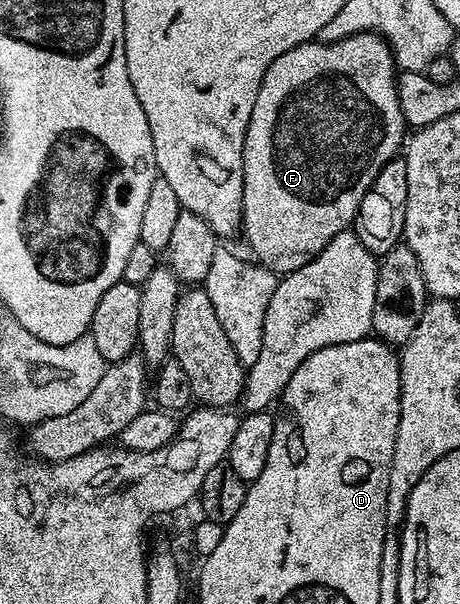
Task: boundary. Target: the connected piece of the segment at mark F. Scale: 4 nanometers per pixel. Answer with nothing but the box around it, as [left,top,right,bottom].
[242,31,405,273]

